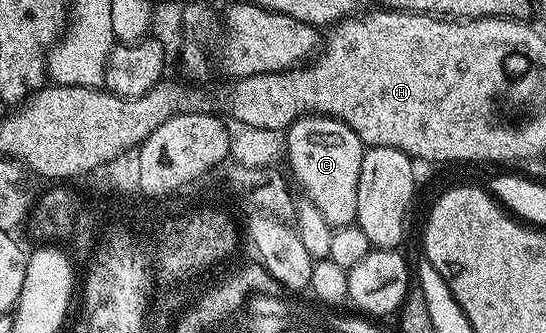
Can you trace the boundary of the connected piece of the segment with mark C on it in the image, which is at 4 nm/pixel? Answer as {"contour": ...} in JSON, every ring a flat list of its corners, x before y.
{"contour":[[303,114,287,126,284,133,285,145,294,146,294,155,290,158,293,181,306,189,303,190,305,197,318,205,332,228,351,225,356,219,356,192,364,153,360,136,356,136,348,124,329,118,327,114]]}

